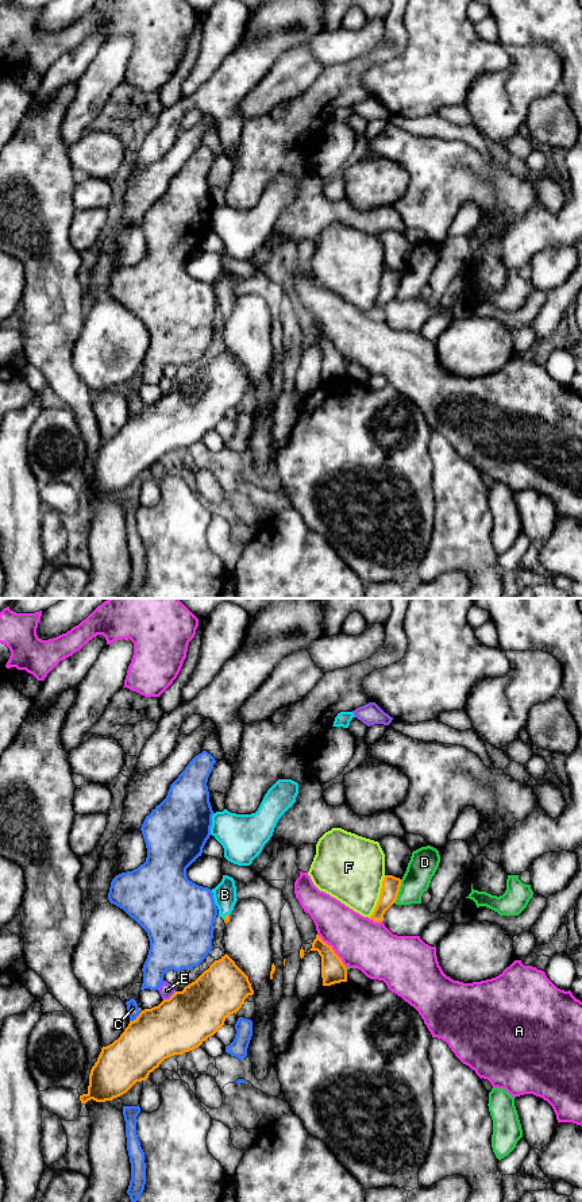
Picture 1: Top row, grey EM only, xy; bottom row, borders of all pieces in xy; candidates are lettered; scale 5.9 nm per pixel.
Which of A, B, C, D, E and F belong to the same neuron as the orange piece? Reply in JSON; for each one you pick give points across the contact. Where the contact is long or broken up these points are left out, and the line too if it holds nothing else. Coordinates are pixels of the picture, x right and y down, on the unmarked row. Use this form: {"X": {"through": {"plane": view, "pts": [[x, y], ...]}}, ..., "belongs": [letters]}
{"B": {"through": {"plane": "xy", "pts": [[227, 312], [226, 311], [224, 289]]}}, "belongs": ["B"]}

